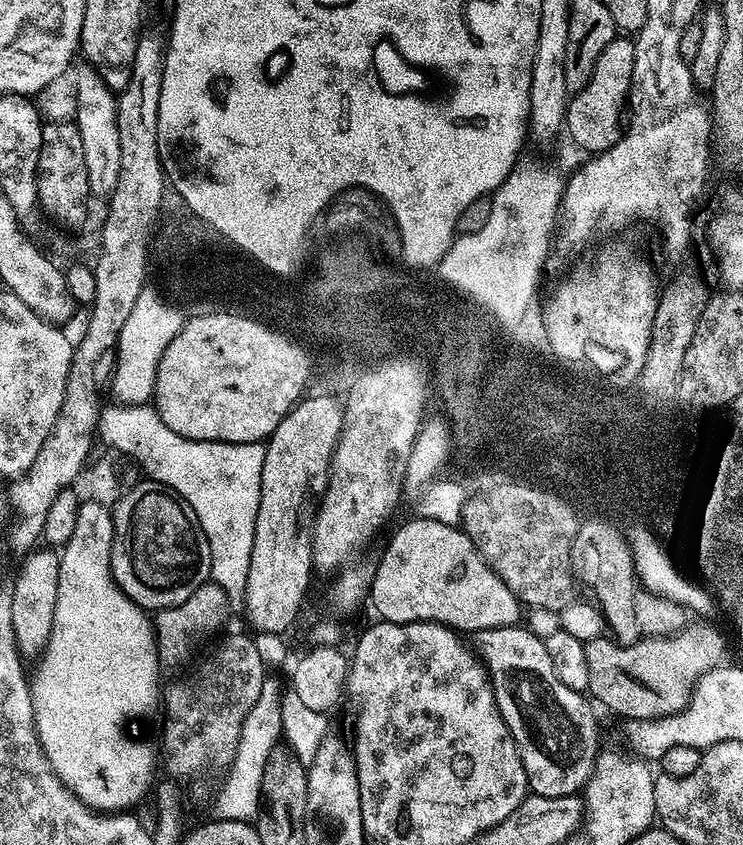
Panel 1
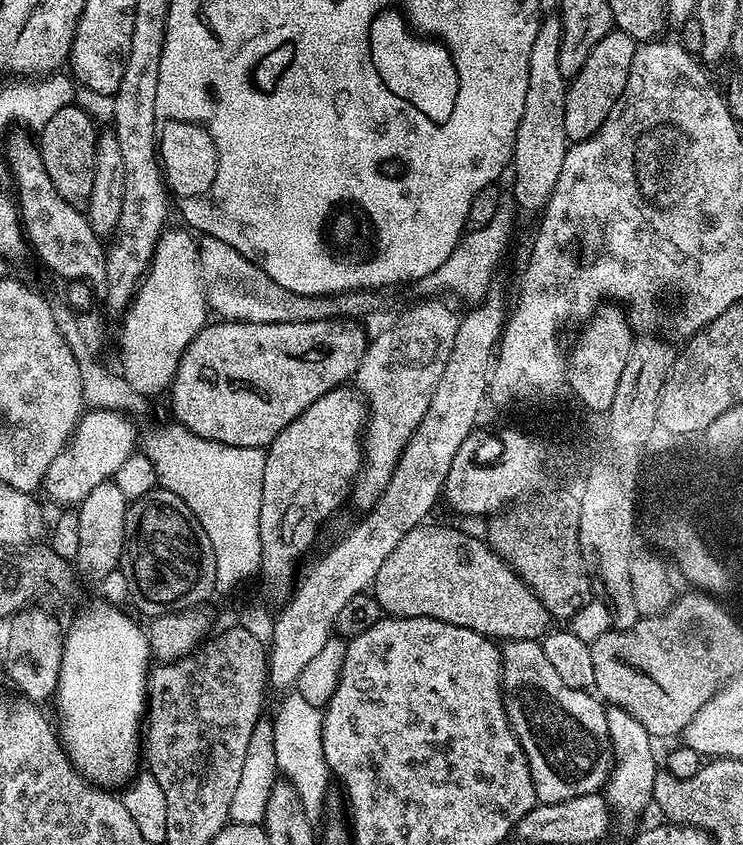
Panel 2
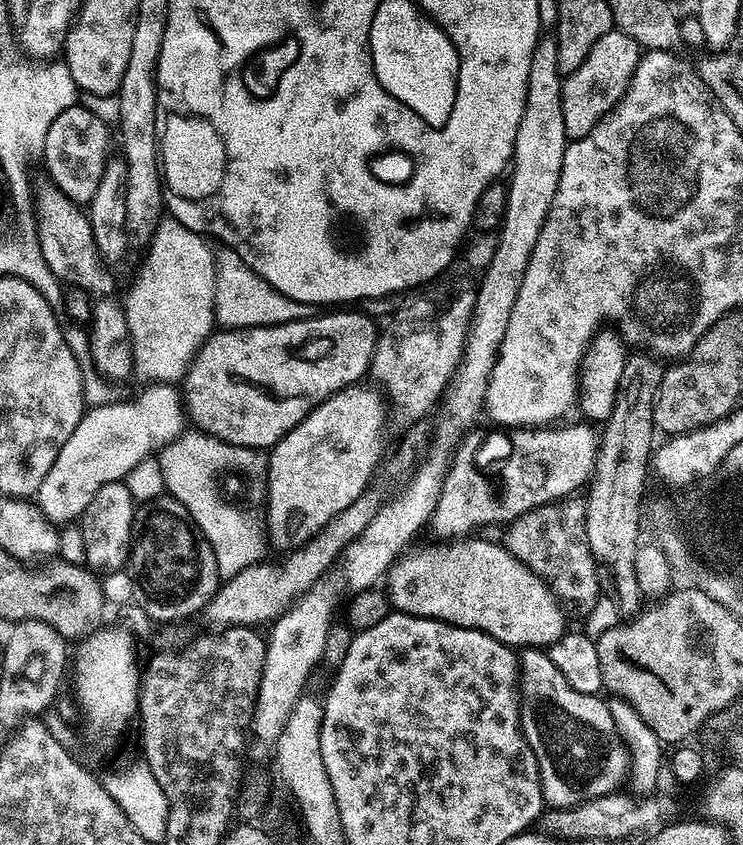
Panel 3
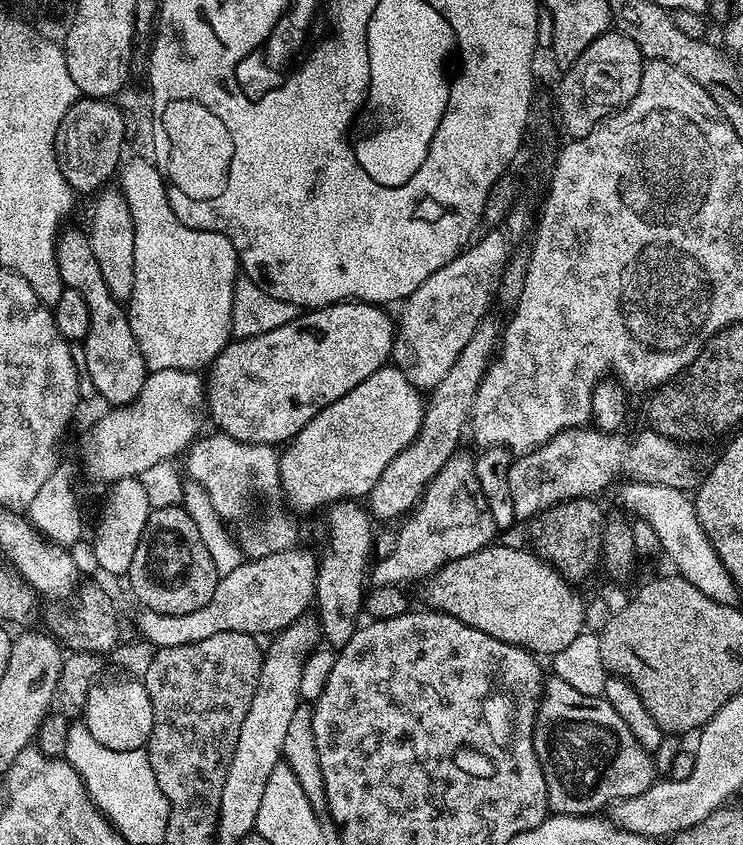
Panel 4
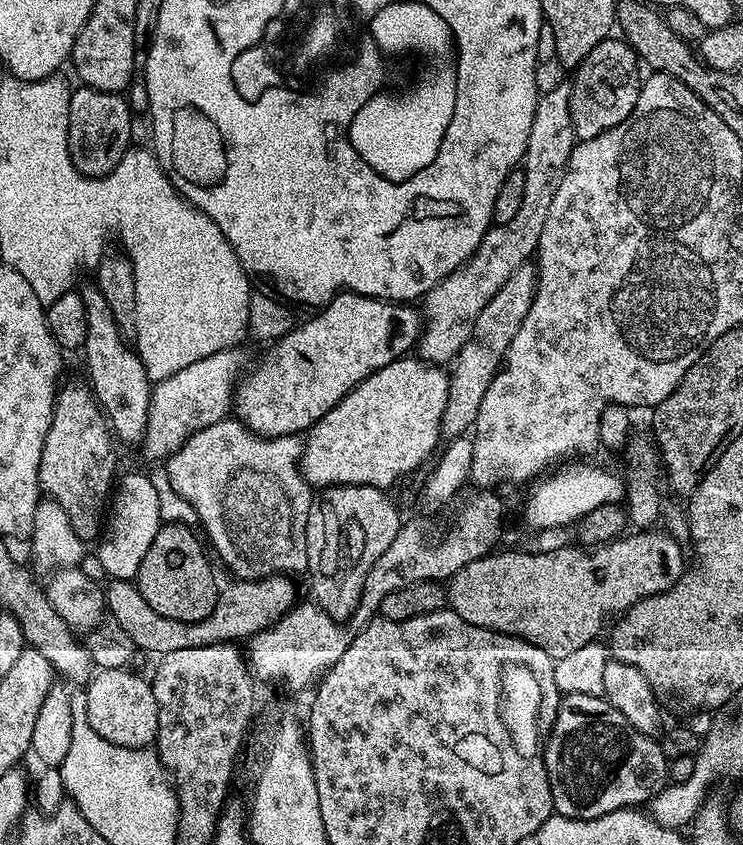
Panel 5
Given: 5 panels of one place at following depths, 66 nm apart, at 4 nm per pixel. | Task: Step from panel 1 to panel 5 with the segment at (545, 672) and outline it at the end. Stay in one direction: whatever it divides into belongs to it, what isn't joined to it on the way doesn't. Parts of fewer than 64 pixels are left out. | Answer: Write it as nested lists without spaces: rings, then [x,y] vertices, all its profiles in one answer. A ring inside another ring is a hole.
[[[564,694],[555,708],[556,721],[552,724],[552,733],[549,736],[547,733],[542,744],[555,815],[575,820],[602,818],[602,814],[610,814],[619,808],[647,805],[669,783],[670,761],[664,755],[661,741],[636,732],[634,726],[630,726],[630,722],[626,722],[626,718],[618,714],[618,710],[614,710],[603,696]]]

